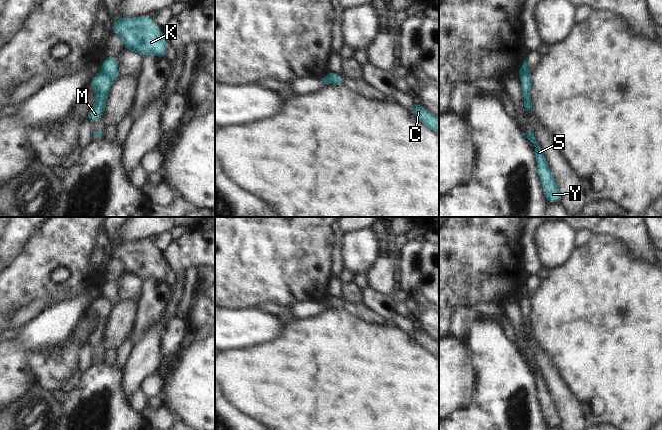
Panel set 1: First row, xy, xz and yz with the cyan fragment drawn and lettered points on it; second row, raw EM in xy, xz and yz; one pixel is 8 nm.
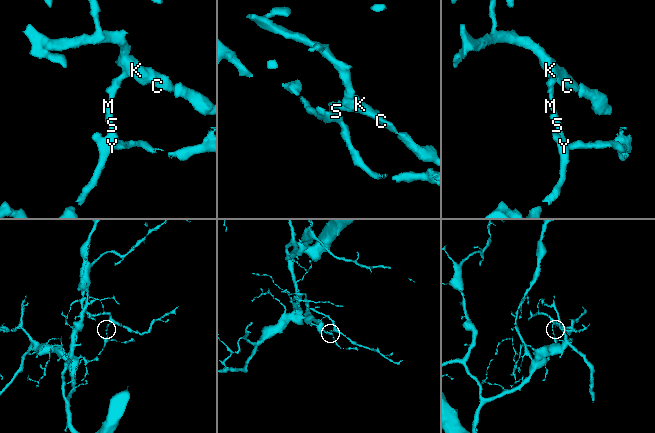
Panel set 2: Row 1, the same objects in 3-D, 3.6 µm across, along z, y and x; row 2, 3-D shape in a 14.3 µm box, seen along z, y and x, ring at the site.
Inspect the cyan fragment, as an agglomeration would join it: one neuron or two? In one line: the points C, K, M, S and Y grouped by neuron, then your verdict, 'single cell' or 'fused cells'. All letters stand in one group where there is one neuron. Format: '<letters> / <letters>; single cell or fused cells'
C K / M S Y; fused cells

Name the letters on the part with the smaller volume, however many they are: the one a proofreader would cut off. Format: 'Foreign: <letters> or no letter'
Foreign: C, K

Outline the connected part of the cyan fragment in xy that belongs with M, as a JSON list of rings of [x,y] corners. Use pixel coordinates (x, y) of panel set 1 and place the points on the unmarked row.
[[[100,296],[91,303],[90,310],[96,313],[97,324],[87,338],[89,344],[95,346],[103,340],[112,307],[109,301],[103,296]]]

